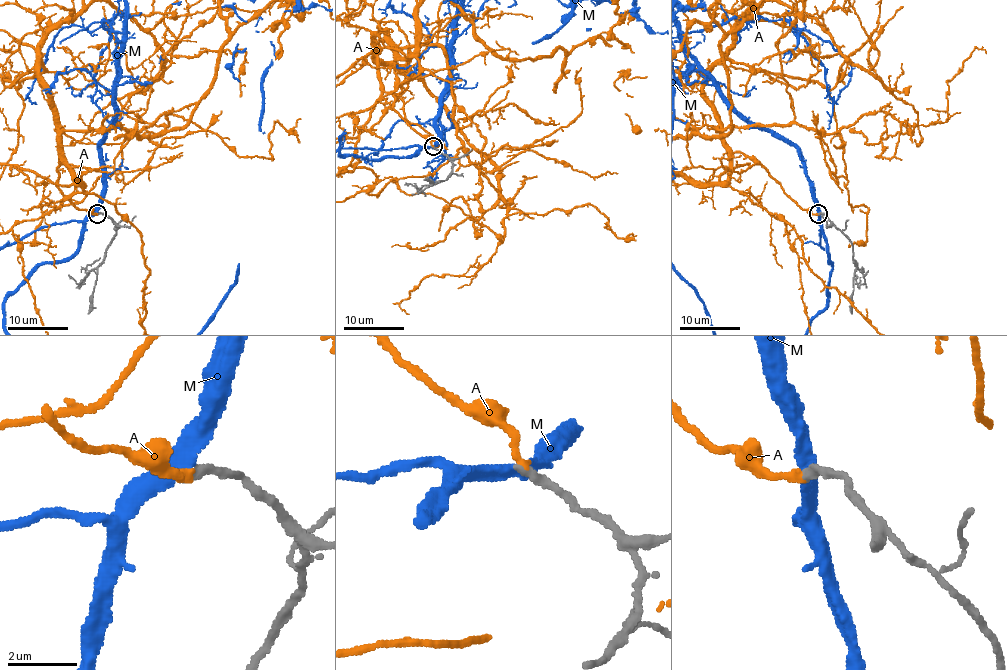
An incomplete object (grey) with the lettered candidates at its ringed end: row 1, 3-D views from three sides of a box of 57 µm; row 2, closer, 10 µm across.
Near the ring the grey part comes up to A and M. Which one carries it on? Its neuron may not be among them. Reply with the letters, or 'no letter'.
A

